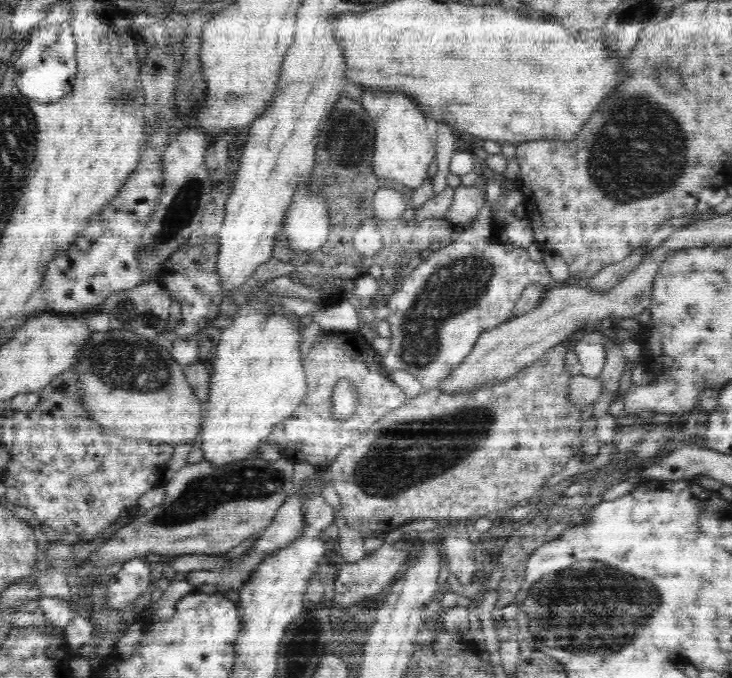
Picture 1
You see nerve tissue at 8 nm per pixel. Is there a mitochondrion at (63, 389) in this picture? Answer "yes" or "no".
yes

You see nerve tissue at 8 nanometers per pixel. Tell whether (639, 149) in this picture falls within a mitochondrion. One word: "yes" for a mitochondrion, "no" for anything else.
yes

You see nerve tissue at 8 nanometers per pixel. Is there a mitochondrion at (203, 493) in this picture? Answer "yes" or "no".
yes

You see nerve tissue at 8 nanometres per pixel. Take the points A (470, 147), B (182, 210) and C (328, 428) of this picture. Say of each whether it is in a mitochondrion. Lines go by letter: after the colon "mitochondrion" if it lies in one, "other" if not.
A: other
B: mitochondrion
C: other

